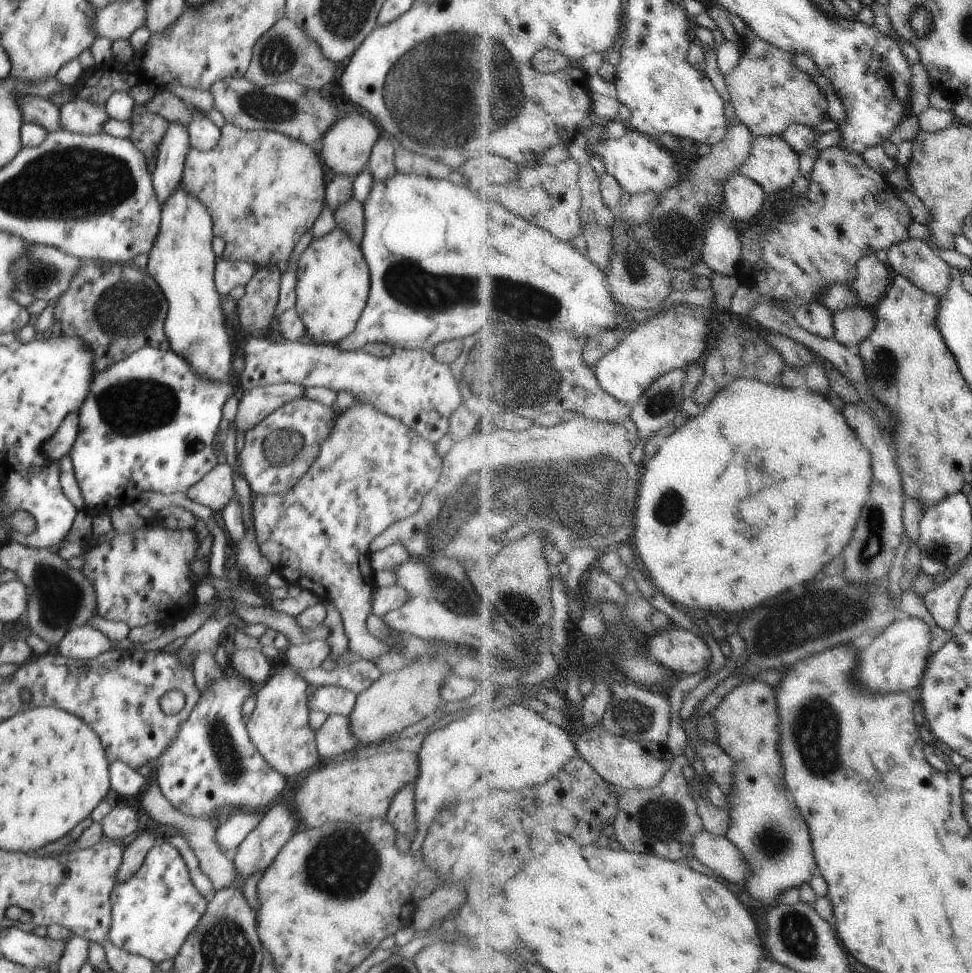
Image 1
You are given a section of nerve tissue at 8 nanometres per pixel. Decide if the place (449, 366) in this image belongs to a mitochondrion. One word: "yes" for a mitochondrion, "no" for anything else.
no

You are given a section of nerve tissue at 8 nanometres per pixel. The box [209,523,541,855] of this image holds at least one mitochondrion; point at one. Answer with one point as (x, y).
(454, 595)

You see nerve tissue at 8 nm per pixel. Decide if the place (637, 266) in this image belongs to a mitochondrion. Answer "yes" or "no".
yes

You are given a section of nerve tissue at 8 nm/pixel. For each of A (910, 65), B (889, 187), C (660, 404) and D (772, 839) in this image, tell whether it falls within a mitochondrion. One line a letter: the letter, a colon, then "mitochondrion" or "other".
A: other
B: other
C: mitochondrion
D: mitochondrion

